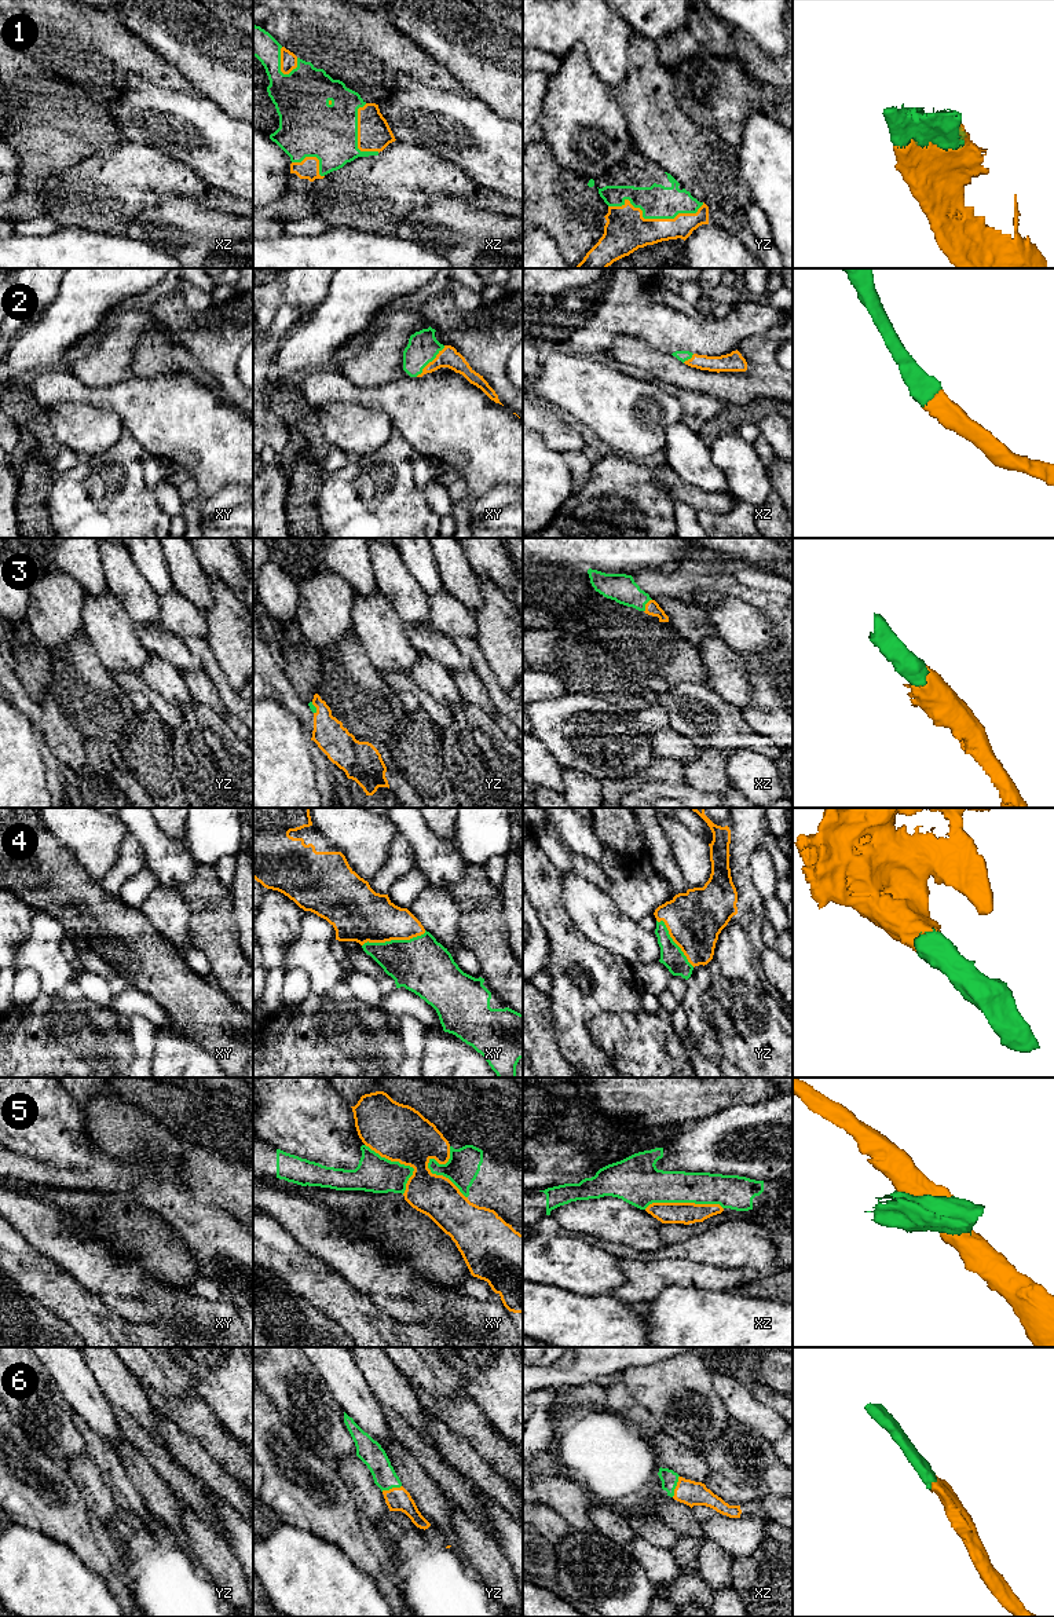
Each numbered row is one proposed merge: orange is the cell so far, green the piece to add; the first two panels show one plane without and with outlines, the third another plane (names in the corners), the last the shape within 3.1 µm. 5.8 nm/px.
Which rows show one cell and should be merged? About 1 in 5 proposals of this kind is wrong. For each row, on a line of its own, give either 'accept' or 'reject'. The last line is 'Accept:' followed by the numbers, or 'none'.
1: accept
2: accept
3: accept
4: accept
5: reject
6: accept
Accept: 1, 2, 3, 4, 6

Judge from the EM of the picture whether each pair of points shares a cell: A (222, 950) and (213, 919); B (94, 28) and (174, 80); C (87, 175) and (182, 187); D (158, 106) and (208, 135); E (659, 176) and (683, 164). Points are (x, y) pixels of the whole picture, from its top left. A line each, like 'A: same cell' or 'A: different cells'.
A: same cell
B: same cell
C: same cell
D: same cell
E: different cells

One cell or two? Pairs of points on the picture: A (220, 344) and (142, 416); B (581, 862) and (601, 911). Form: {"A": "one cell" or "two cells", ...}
{"A": "two cells", "B": "two cells"}

